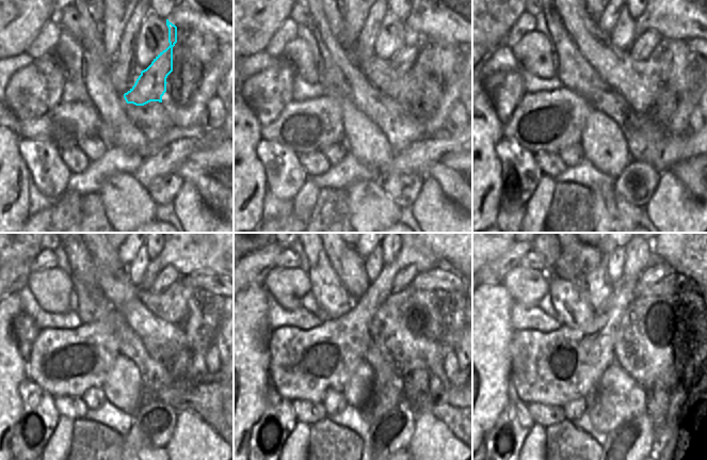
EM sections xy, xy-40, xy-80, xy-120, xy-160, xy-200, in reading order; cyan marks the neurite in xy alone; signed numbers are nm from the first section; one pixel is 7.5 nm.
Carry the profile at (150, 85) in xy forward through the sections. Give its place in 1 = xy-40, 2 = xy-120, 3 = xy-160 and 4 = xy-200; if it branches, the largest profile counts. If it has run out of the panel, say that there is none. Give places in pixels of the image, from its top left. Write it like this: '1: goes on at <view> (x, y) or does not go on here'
1: goes on at xy-40 (402, 61)
2: goes on at xy-120 (170, 275)
3: goes on at xy-160 (404, 279)
4: goes on at xy-200 (649, 275)

